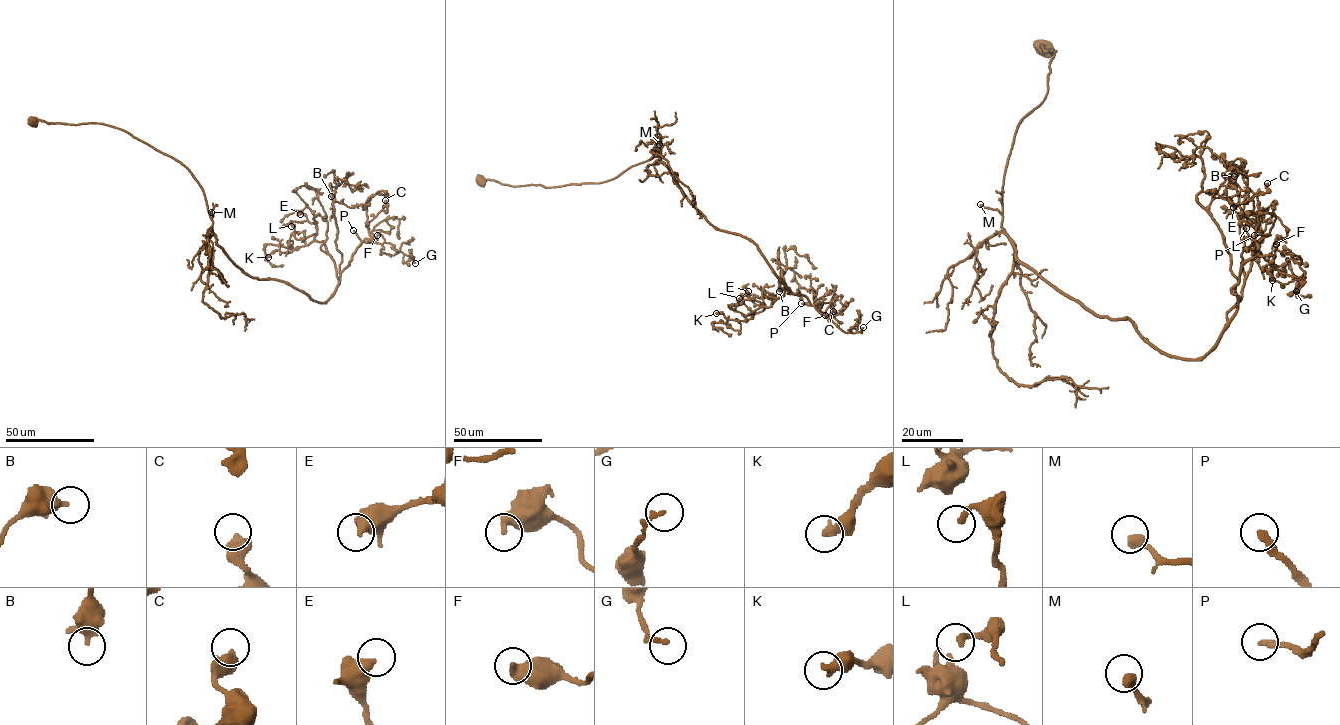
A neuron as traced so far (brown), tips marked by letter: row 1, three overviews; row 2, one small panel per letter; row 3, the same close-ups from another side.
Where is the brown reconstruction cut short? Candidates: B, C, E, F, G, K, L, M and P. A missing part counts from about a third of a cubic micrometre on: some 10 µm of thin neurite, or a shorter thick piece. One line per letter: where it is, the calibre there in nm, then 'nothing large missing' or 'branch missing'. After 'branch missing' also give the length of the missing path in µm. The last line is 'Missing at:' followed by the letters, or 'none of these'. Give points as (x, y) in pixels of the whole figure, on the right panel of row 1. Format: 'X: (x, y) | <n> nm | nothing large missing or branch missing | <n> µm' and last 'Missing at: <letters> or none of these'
B: (1234, 176) | 440 nm | nothing large missing
C: (1267, 183) | 550 nm | nothing large missing
E: (1233, 207) | 420 nm | nothing large missing
F: (1276, 244) | 480 nm | nothing large missing
G: (1296, 291) | 180 nm | nothing large missing
K: (1272, 280) | 440 nm | nothing large missing
L: (1246, 228) | 240 nm | nothing large missing
M: (980, 204) | 380 nm | nothing large missing
P: (1254, 235) | 300 nm | branch missing | 30 µm
Missing at: P

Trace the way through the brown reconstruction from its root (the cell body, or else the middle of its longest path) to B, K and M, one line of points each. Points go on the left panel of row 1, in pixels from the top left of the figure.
B: (33, 122), (103, 123), (176, 159), (239, 268), (320, 302), (342, 260), (331, 196)
K: (33, 122), (129, 133), (190, 172), (216, 242), (244, 272), (320, 302), (338, 283), (323, 241), (268, 257)
M: (33, 122), (103, 123), (129, 133), (180, 162), (202, 189), (211, 218), (211, 212)

